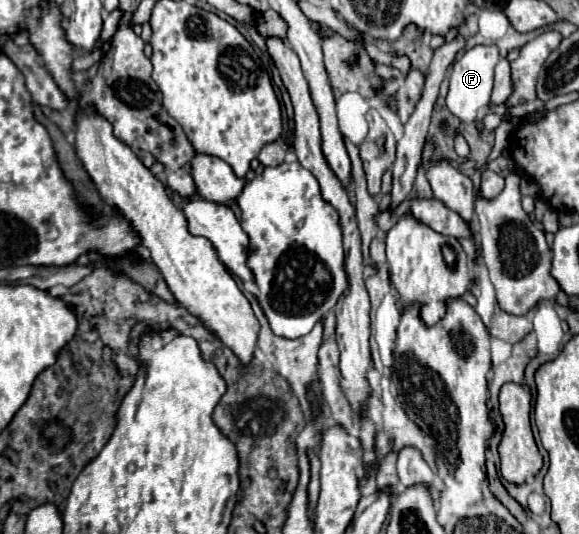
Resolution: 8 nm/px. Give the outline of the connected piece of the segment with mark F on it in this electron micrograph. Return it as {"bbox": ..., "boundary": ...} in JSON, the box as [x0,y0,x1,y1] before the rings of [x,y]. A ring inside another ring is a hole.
{"bbox":[447,46,499,122],"boundary":[[[473,46],[471,50],[465,50],[465,54],[453,64],[451,76],[449,76],[449,94],[447,94],[447,108],[461,120],[461,122],[473,122],[489,104],[491,90],[493,90],[493,70],[499,62],[497,46]]]}

